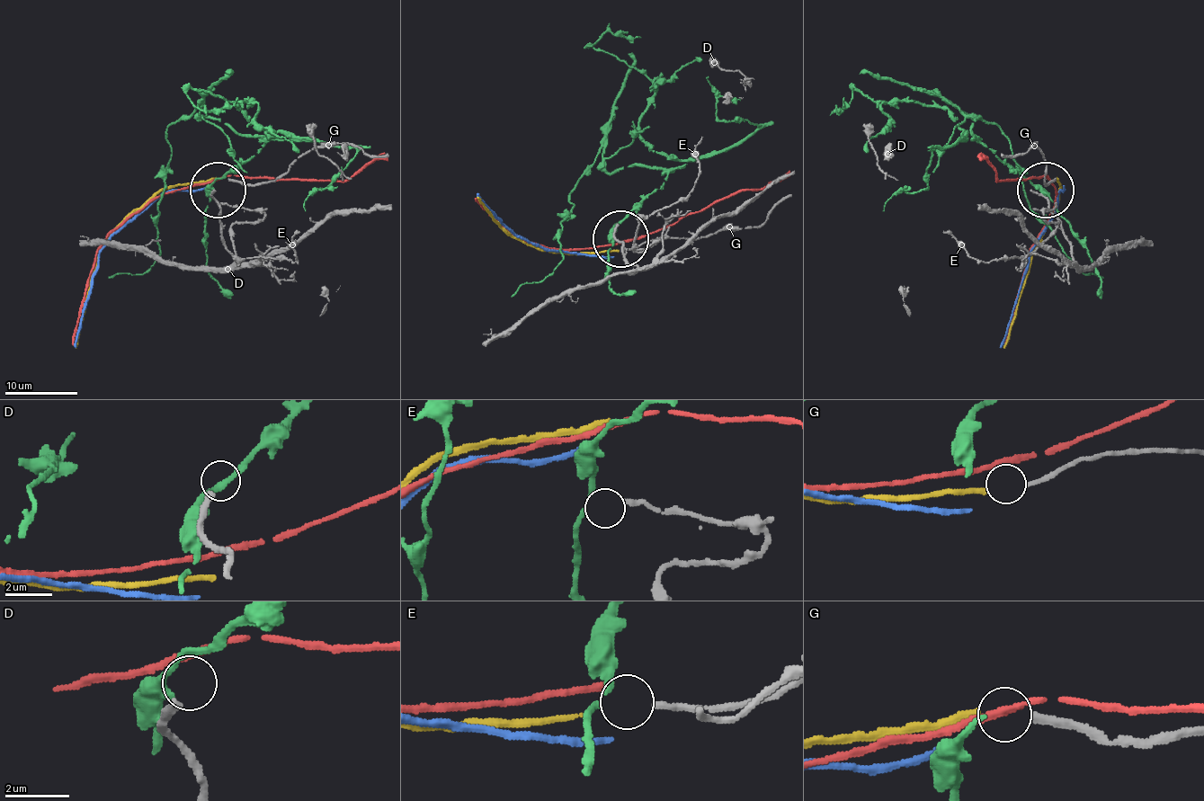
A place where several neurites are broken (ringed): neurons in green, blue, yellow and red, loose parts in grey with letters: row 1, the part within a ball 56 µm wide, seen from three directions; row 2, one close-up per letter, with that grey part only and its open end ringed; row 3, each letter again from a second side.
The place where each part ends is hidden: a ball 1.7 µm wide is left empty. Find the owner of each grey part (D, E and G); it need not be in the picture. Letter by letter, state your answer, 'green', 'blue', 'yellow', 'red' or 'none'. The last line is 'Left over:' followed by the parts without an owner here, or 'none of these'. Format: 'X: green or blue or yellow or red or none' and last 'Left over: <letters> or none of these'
D: none
E: green
G: yellow
Left over: D

